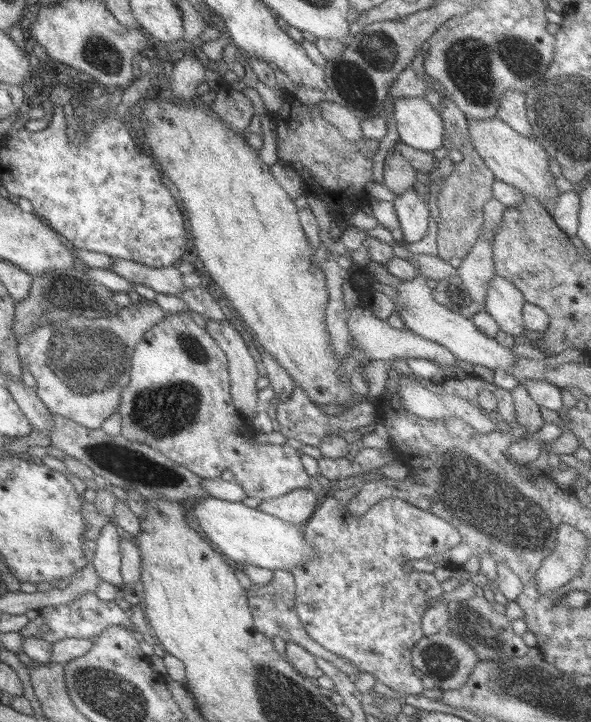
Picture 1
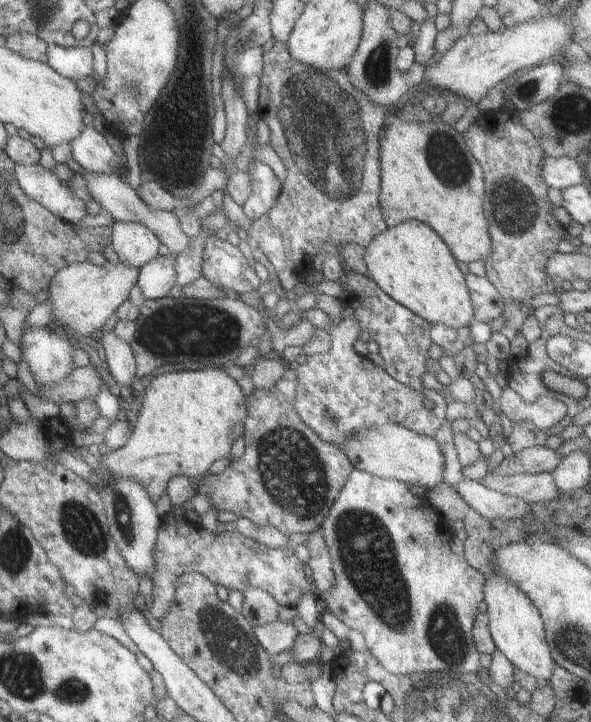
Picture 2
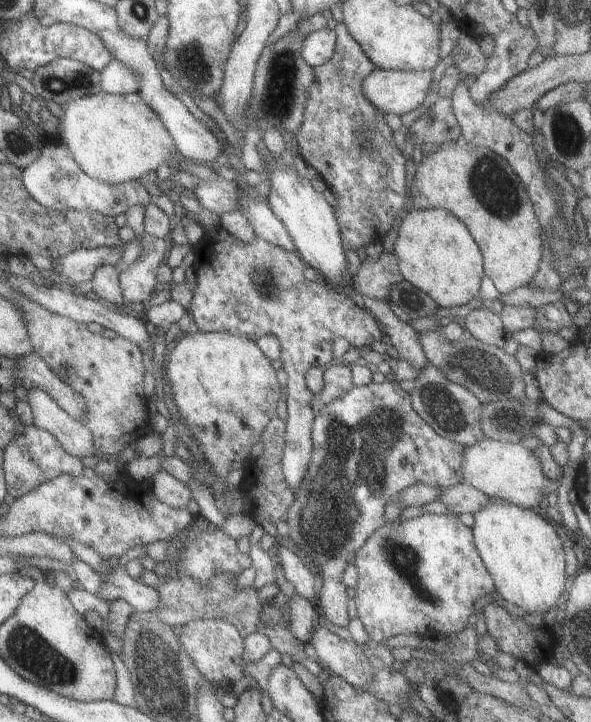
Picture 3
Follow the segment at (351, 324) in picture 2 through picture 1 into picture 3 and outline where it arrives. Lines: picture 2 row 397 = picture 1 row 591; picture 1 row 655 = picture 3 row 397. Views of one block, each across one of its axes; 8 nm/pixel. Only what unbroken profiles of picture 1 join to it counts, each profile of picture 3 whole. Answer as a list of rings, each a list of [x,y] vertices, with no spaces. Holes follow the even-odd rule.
[[[386,380],[382,381],[380,384],[368,382],[365,386],[351,386],[349,390],[346,390],[341,396],[333,398],[331,402],[327,402],[325,406],[322,406],[315,413],[315,418],[310,426],[310,439],[312,444],[312,450],[307,464],[307,470],[305,470],[305,476],[303,480],[299,482],[299,486],[293,491],[293,500],[287,508],[287,514],[285,516],[286,523],[288,526],[288,535],[285,540],[291,546],[291,548],[296,548],[301,550],[307,555],[315,567],[320,570],[322,578],[322,587],[319,590],[319,595],[315,600],[317,601],[317,606],[321,610],[322,619],[327,620],[329,624],[333,624],[335,628],[345,627],[349,622],[347,616],[347,606],[345,606],[348,596],[346,594],[347,586],[341,584],[341,576],[347,564],[350,562],[351,554],[361,548],[367,540],[367,536],[371,536],[371,532],[375,532],[379,526],[384,522],[383,519],[383,508],[385,504],[389,503],[395,496],[399,494],[405,488],[410,487],[412,484],[421,483],[427,484],[427,486],[436,487],[450,487],[455,483],[459,483],[461,480],[461,472],[459,472],[459,466],[461,466],[461,452],[463,452],[462,444],[453,442],[448,438],[443,438],[439,436],[430,426],[420,418],[420,416],[413,410],[410,404],[410,396],[408,392],[404,392],[399,385],[393,384],[393,382],[388,382]]]

